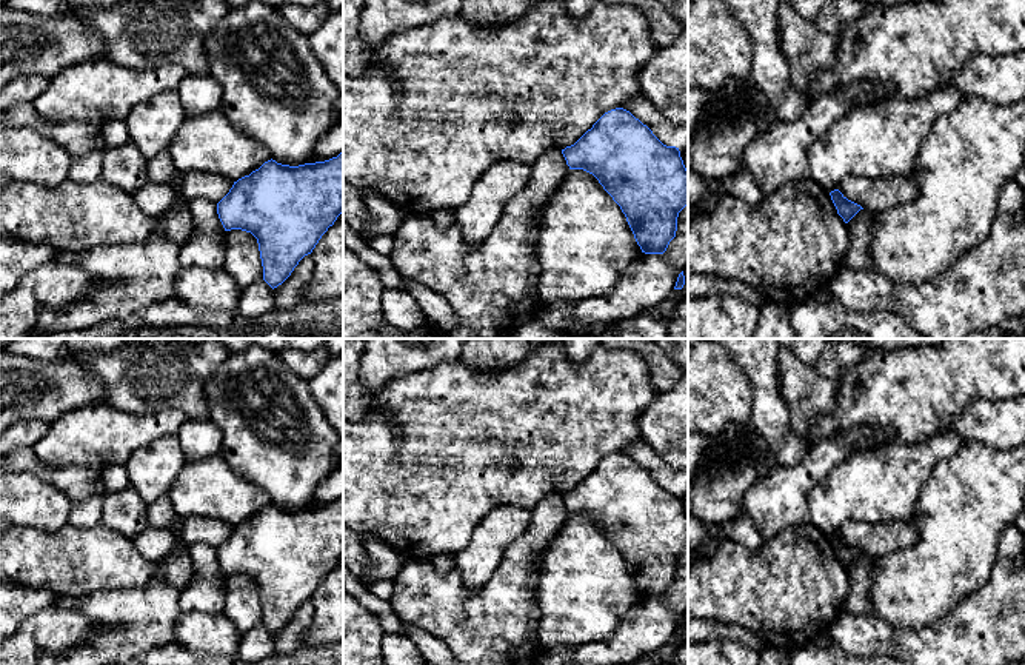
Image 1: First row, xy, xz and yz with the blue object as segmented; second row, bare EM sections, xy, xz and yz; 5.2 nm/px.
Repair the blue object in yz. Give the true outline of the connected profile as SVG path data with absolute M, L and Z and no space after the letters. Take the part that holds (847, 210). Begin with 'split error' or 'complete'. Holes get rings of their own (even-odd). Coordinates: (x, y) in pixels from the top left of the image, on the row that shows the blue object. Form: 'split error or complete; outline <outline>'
complete; outline M839 189L830 192L831 200L837 209L837 214L848 223L860 209L860 205L848 200Z

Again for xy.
complete; outline M343 152L325 162L299 166L282 165L271 159L234 182L229 192L217 203L225 231L242 229L257 239L263 280L272 289L291 276L305 256L312 252L342 212Z

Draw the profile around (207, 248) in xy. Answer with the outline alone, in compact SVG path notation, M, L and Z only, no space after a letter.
M194 199L188 209L195 225L192 237L180 246L182 268L223 268L226 254L226 231L217 214L217 203Z

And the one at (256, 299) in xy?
M263 280L242 288L237 311L243 316L254 317L275 308L272 288Z

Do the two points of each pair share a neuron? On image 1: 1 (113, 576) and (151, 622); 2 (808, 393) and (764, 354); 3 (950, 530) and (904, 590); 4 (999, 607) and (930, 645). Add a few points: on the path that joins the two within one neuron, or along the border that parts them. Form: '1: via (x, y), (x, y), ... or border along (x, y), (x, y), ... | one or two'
1: border along (133, 587), (143, 588) | two
2: border along (776, 354), (777, 388), (785, 401) | two
3: via (948, 545), (919, 574) | one
4: via (982, 624), (961, 645), (947, 645) | one

